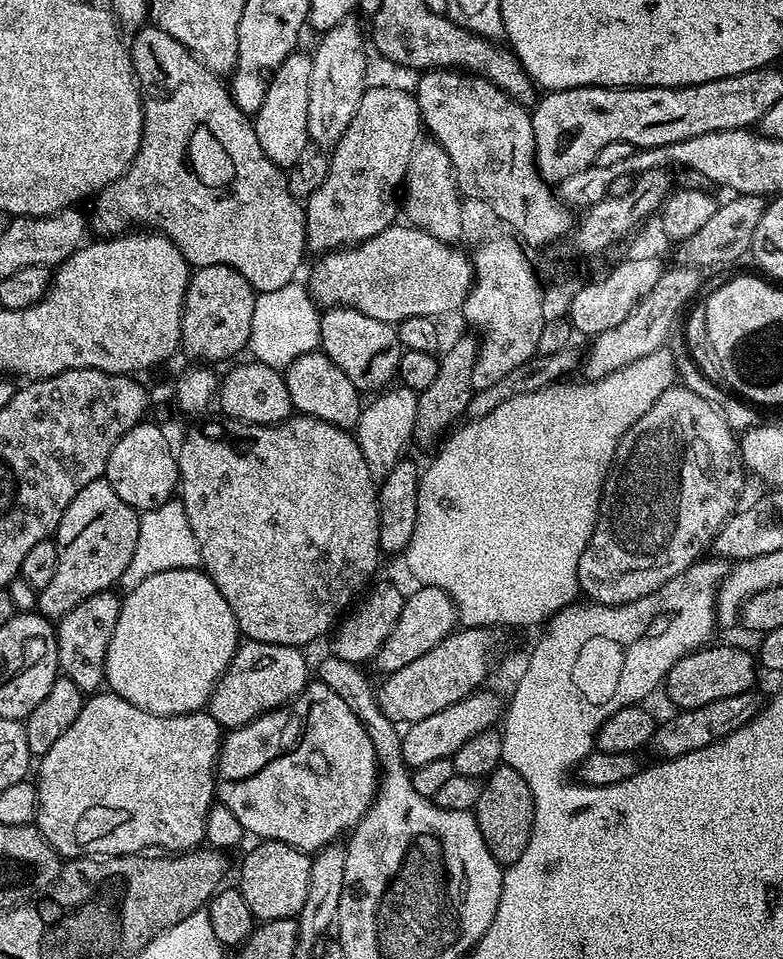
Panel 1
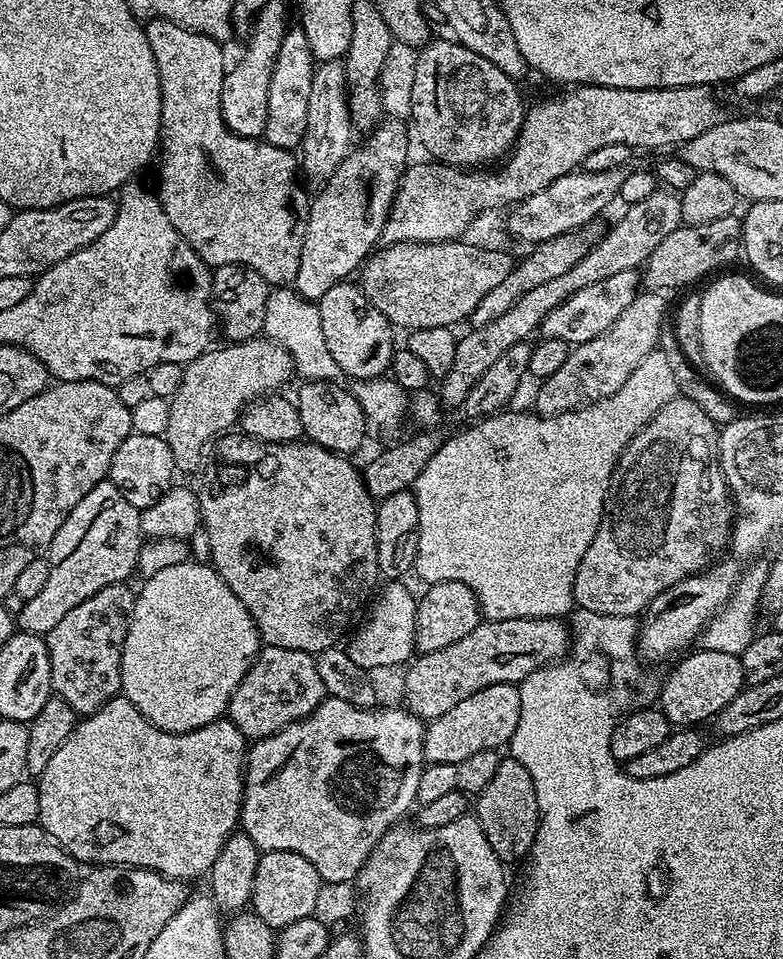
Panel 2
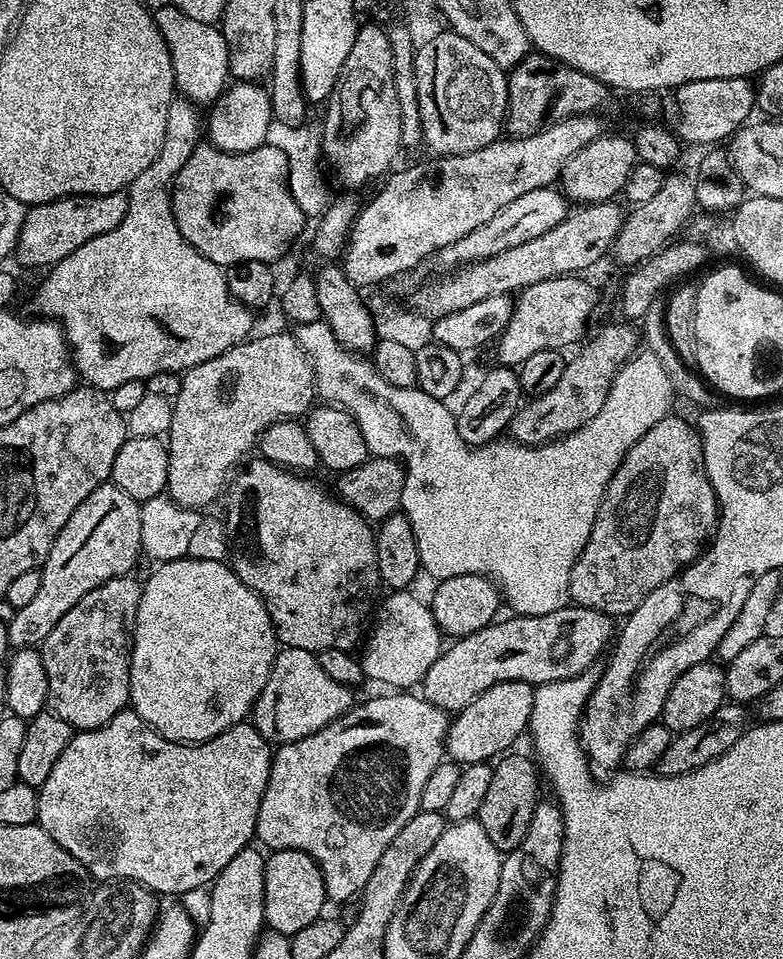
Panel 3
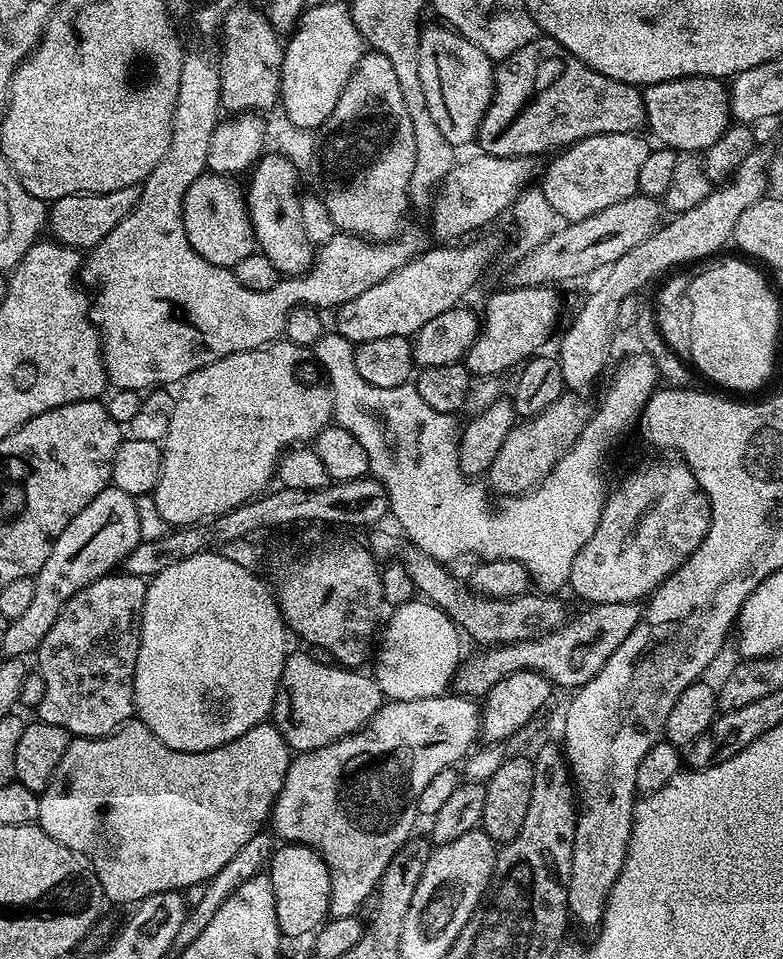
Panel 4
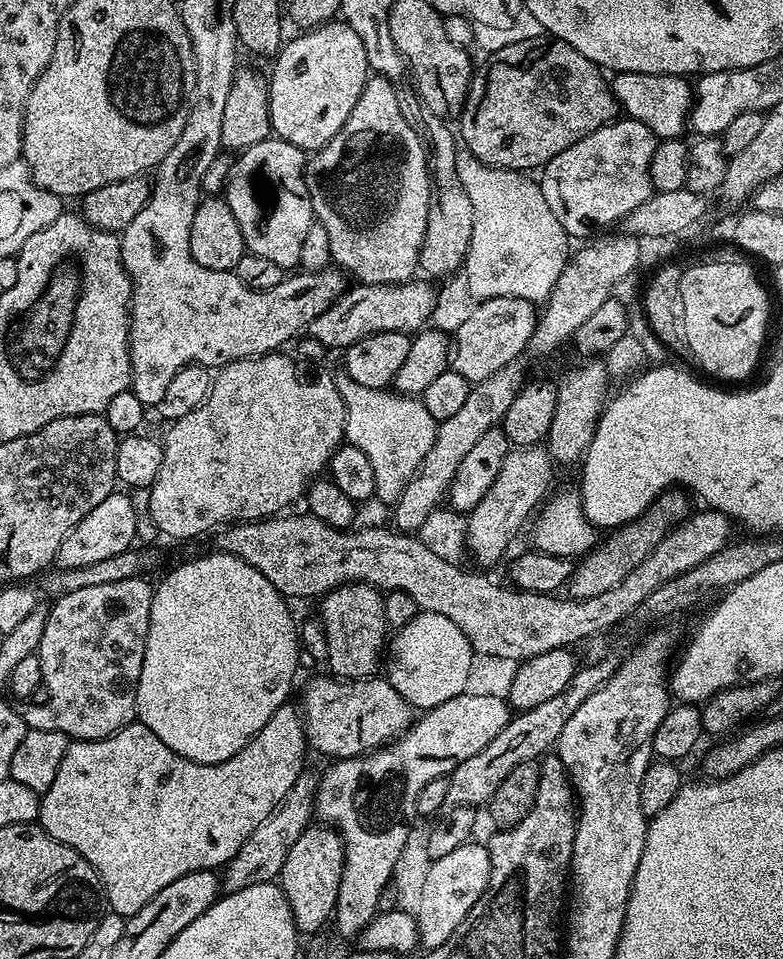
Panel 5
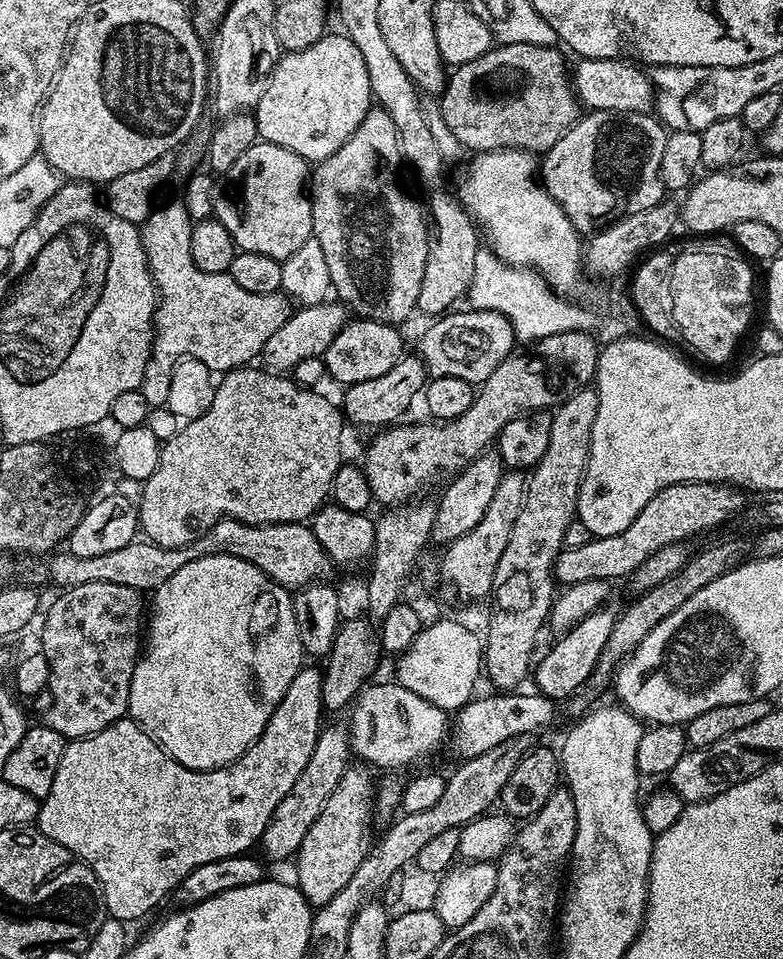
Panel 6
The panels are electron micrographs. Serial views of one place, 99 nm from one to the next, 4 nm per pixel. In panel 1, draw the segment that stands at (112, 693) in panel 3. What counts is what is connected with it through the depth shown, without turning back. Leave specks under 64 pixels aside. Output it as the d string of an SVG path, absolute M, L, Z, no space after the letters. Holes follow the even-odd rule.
M112 590L99 592L86 598L86 602L78 602L78 606L74 606L74 610L66 613L55 625L60 672L85 694L95 693L105 683L104 652L120 613L121 597L114 593Z

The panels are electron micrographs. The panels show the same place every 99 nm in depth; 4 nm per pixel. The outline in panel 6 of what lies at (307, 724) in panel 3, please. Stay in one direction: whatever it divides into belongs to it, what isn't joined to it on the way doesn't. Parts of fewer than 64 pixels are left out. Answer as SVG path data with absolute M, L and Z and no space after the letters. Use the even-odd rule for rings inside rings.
M395 682L376 683L369 683L356 695L350 708L352 717L346 720L351 733L351 751L357 757L360 755L365 765L373 769L388 768L384 770L408 768L426 759L443 740L445 743L449 739L449 713L426 702L426 698L418 698L418 694L406 690L406 686Z

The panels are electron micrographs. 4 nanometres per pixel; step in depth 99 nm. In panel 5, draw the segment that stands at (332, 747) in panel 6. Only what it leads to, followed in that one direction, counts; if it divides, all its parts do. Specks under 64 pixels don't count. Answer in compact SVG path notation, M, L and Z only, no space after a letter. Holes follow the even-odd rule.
M310 770L301 772L294 786L287 791L285 798L278 802L269 816L265 817L261 825L246 838L246 842L239 847L238 852L228 861L222 872L221 889L225 893L237 892L246 886L271 883L280 874L286 855L290 847L294 846L305 828L311 823L314 807L317 782L319 777Z

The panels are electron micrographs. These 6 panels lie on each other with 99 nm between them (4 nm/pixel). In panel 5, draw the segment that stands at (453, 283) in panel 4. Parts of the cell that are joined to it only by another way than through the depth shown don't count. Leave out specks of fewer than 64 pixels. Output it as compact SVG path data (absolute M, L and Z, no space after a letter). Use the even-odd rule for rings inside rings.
M413 278L404 284L356 284L349 287L329 308L322 310L311 324L307 335L318 338L325 349L348 349L354 342L375 332L407 332L415 334L434 316L435 291L422 278Z

